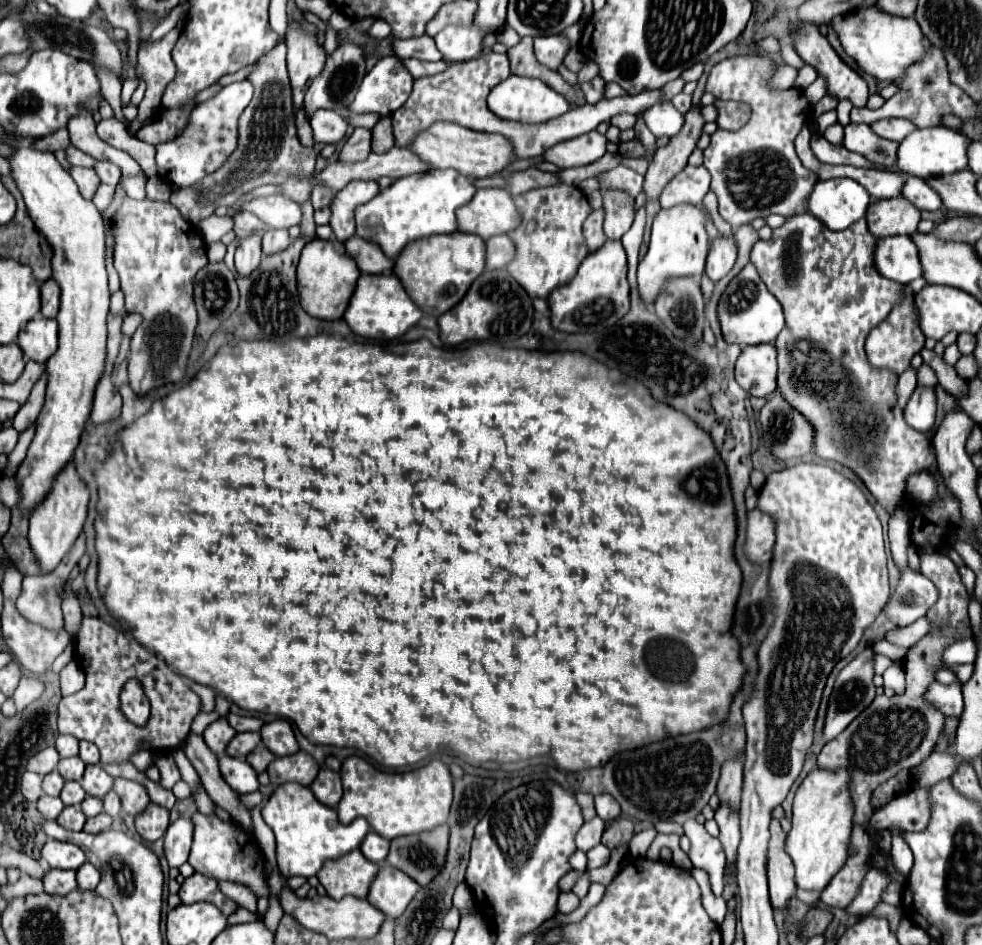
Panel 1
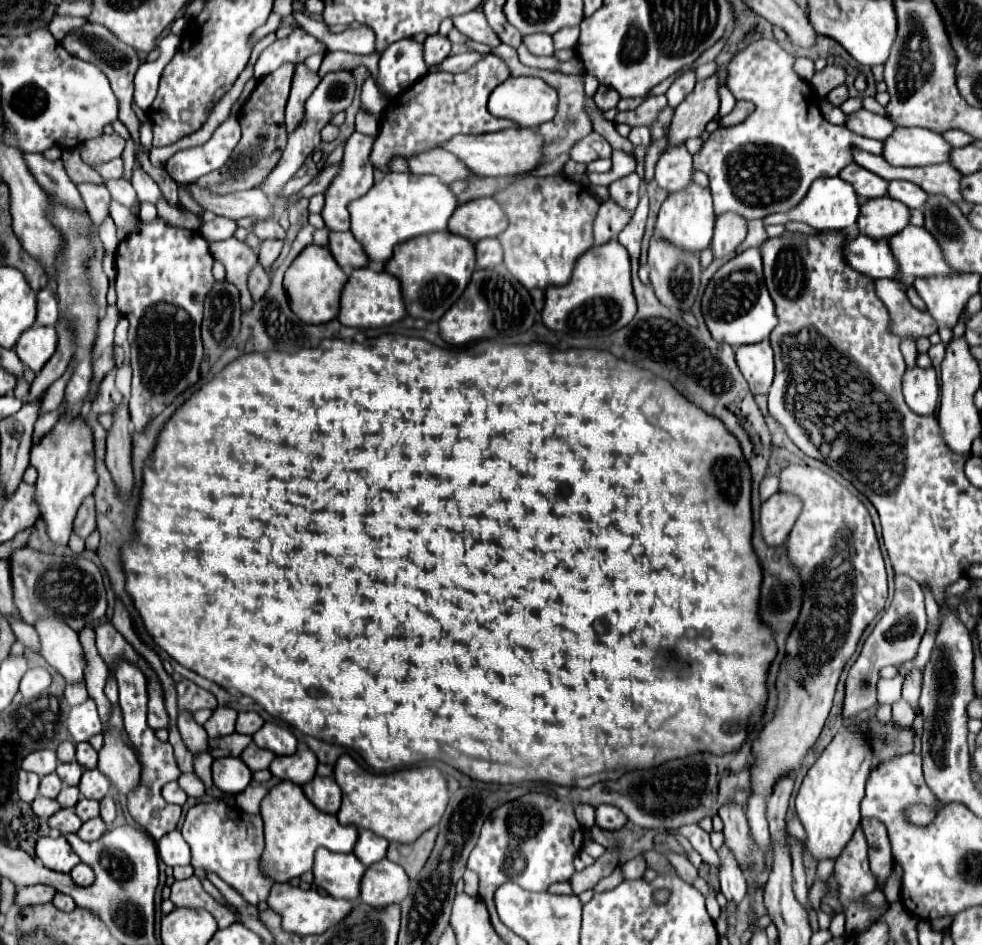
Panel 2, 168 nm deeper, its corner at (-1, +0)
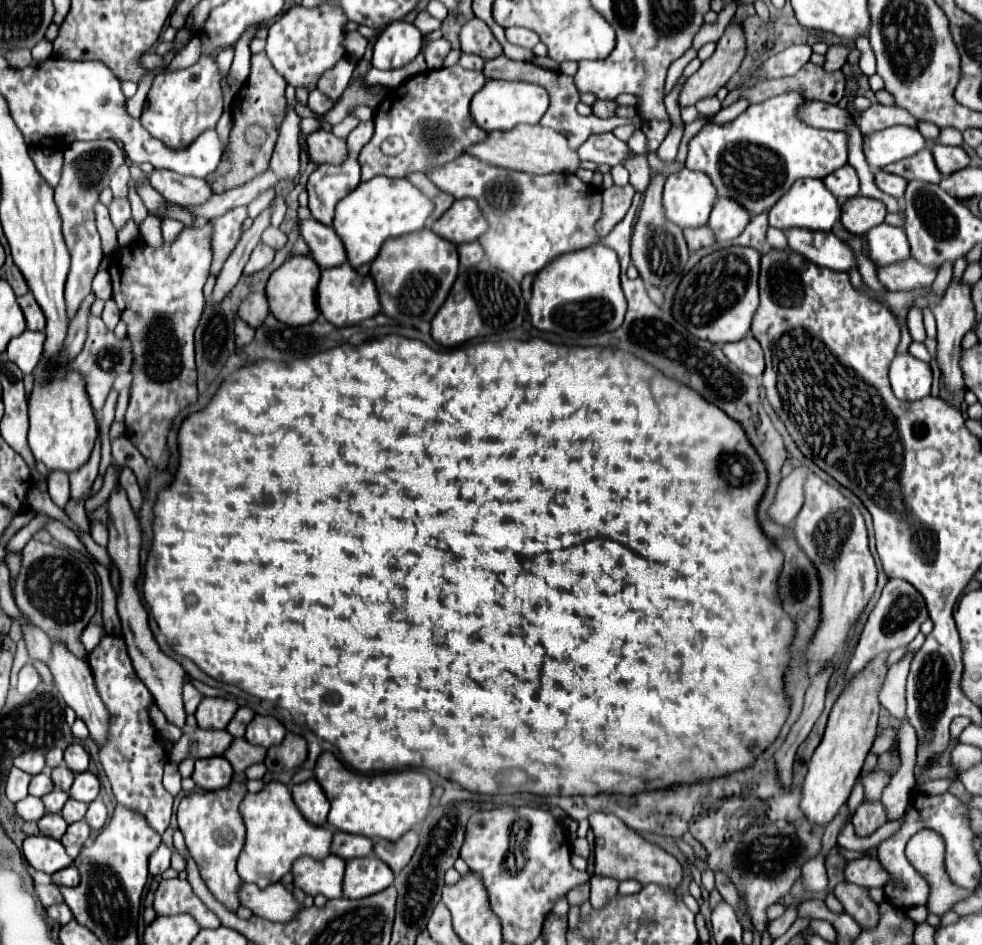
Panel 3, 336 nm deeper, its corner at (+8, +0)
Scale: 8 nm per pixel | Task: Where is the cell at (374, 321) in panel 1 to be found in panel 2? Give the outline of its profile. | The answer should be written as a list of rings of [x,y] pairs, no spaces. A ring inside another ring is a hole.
[[[368,266],[350,272],[348,282],[344,284],[342,294],[340,294],[338,320],[344,326],[380,328],[380,326],[388,326],[392,322],[398,322],[404,316],[406,316],[406,308],[404,308],[404,302],[402,302],[400,282],[396,278],[392,278],[386,272],[374,272]]]

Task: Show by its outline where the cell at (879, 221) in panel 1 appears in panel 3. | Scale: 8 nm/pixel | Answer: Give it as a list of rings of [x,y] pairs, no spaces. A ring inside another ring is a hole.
[[[865,196],[849,198],[841,206],[841,224],[845,226],[845,230],[857,236],[863,236],[871,228],[879,226],[885,220],[885,216],[887,216],[887,208],[879,200]]]

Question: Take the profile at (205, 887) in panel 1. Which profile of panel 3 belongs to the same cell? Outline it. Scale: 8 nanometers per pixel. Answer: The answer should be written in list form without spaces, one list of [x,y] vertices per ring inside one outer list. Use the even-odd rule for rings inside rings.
[[[161,880],[155,892],[153,908],[157,916],[171,916],[171,914],[193,914],[193,918],[201,924],[201,928],[217,928],[221,922],[219,918],[195,896],[187,880]]]

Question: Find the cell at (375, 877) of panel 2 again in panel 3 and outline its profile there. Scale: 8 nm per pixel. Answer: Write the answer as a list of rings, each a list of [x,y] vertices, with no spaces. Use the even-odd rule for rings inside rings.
[[[353,858],[347,860],[345,878],[343,878],[343,896],[345,898],[367,898],[377,892],[383,892],[393,884],[393,872],[379,862],[379,858]]]

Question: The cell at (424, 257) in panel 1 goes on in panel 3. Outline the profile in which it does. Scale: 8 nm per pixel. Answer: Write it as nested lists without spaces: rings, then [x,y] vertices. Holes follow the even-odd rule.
[[[423,228],[403,238],[393,238],[383,244],[379,258],[371,264],[371,276],[379,286],[379,302],[383,302],[383,314],[395,318],[403,326],[413,326],[421,332],[429,332],[429,322],[445,302],[459,270],[457,246],[437,236],[431,228]]]

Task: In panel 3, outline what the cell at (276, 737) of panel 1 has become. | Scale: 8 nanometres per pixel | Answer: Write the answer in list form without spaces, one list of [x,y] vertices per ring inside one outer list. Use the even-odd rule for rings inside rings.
[[[255,716],[249,722],[247,734],[245,734],[247,742],[263,748],[279,746],[283,738],[285,738],[285,726],[273,716]]]

